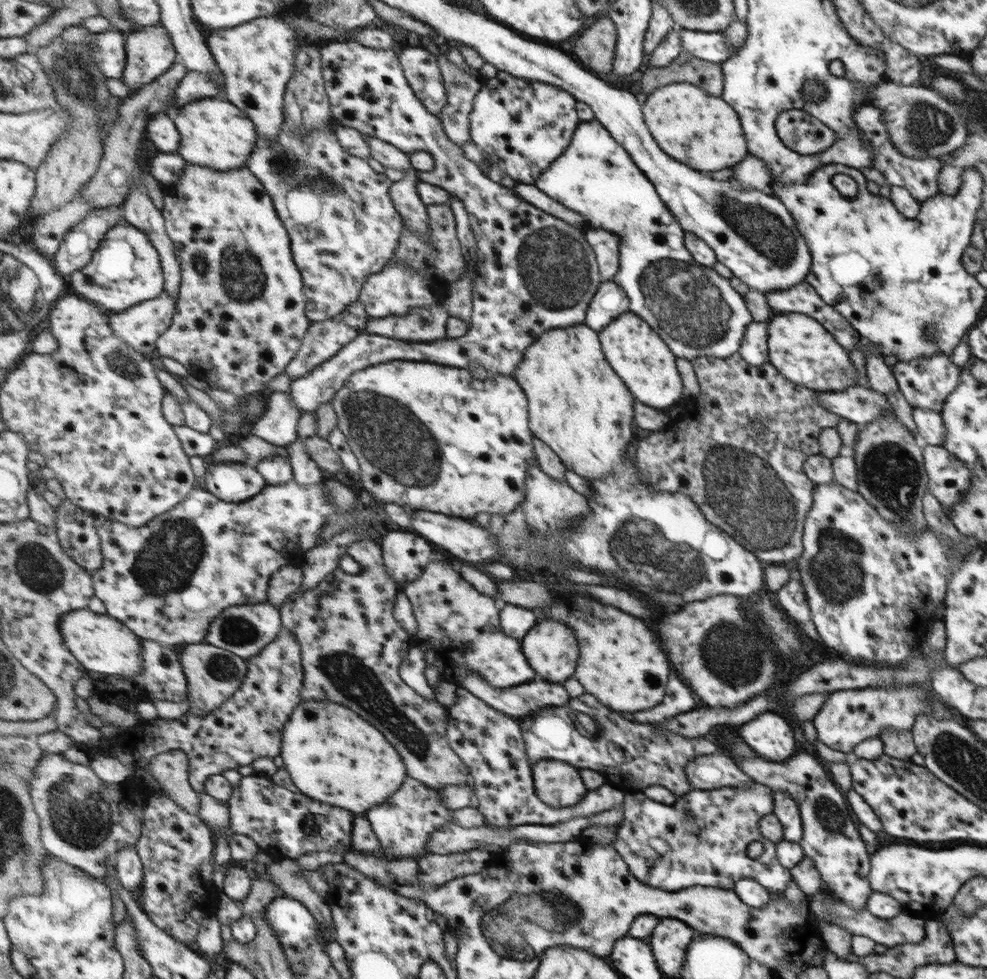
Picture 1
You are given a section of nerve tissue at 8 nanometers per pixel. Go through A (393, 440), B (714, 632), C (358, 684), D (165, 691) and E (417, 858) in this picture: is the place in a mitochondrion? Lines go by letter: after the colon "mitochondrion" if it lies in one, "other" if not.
A: mitochondrion
B: mitochondrion
C: mitochondrion
D: other
E: other

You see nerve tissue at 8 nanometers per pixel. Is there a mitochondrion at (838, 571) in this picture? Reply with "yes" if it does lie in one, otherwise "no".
yes

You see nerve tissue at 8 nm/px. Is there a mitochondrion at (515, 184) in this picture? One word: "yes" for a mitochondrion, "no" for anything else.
no

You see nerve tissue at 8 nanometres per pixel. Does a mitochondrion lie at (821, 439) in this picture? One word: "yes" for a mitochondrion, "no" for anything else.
no

